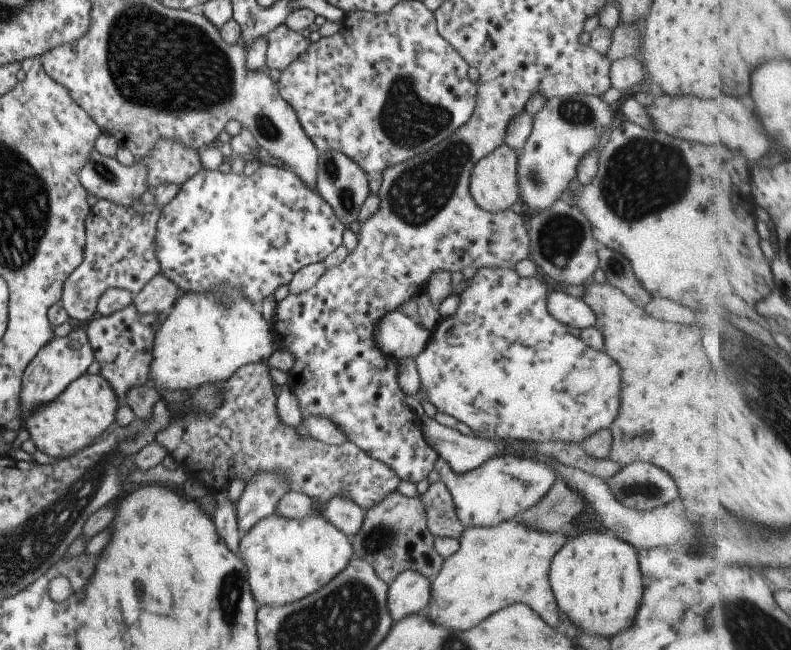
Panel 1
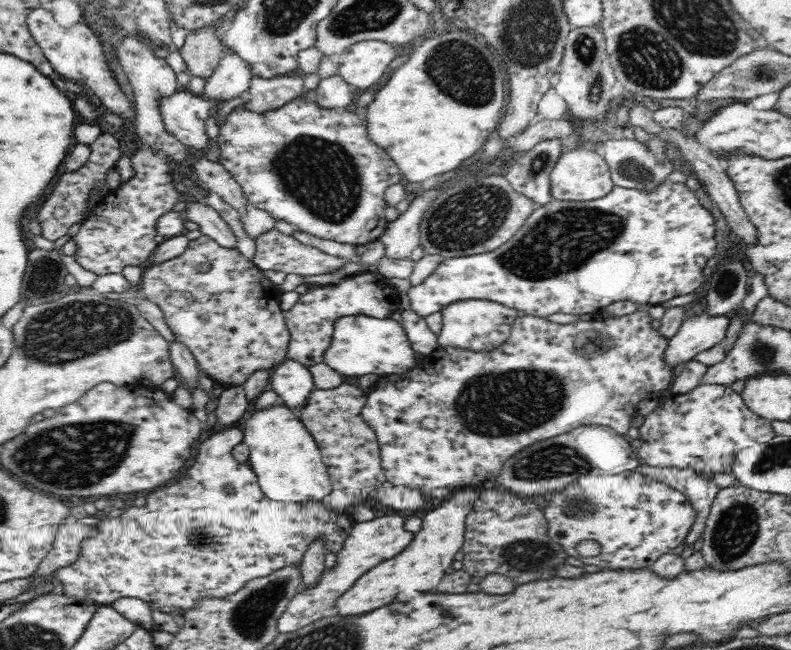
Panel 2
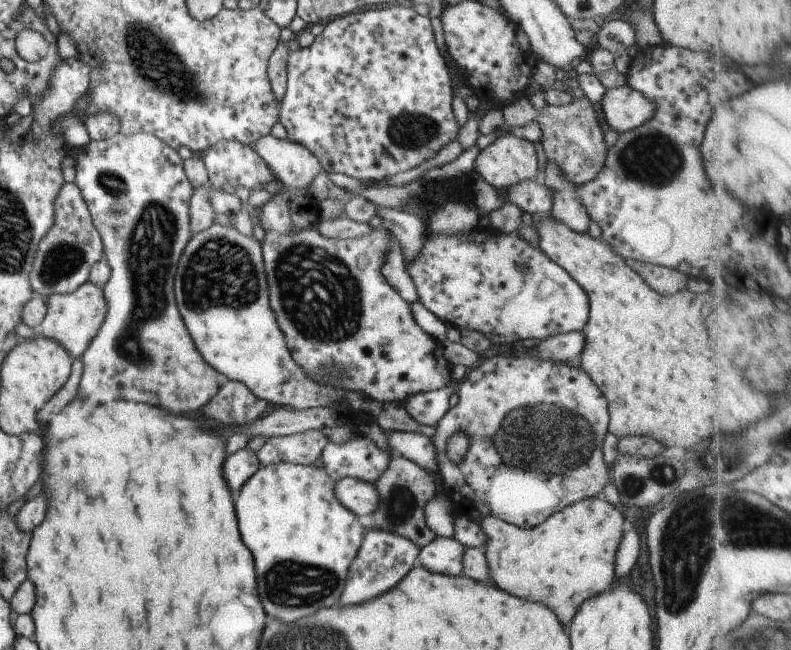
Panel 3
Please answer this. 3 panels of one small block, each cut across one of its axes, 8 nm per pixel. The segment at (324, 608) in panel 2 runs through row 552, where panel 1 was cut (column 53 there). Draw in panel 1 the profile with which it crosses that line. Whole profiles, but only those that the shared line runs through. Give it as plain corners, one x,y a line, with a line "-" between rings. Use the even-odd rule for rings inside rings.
73,328
66,336
54,337
52,341
45,344
23,374
20,391
21,406
19,407
23,426
25,420
37,411
40,405
53,402
60,393
64,392
66,386
86,373
88,366
94,360
93,346
90,344
86,331
80,328

